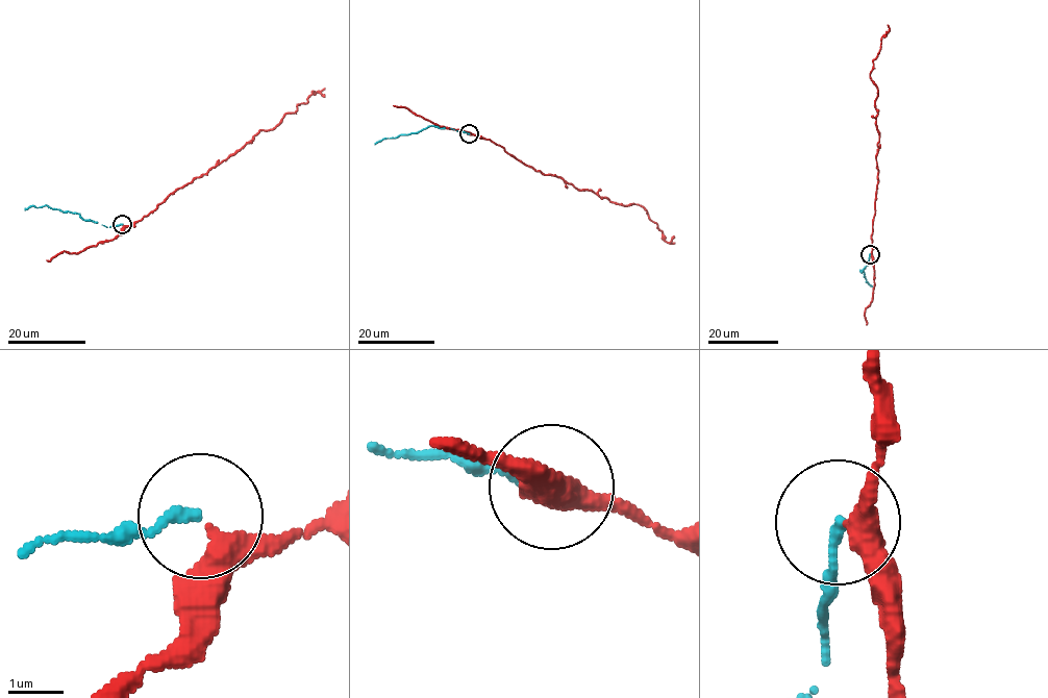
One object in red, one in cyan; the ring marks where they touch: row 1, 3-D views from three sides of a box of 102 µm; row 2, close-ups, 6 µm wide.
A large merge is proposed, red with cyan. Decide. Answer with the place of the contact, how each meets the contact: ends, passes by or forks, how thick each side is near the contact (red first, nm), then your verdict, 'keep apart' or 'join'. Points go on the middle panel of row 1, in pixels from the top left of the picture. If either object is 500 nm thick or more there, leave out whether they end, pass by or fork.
at (469, 133); red passes by; cyan ends there; 360 nm thick on the red side, 160 nm on the other; join

